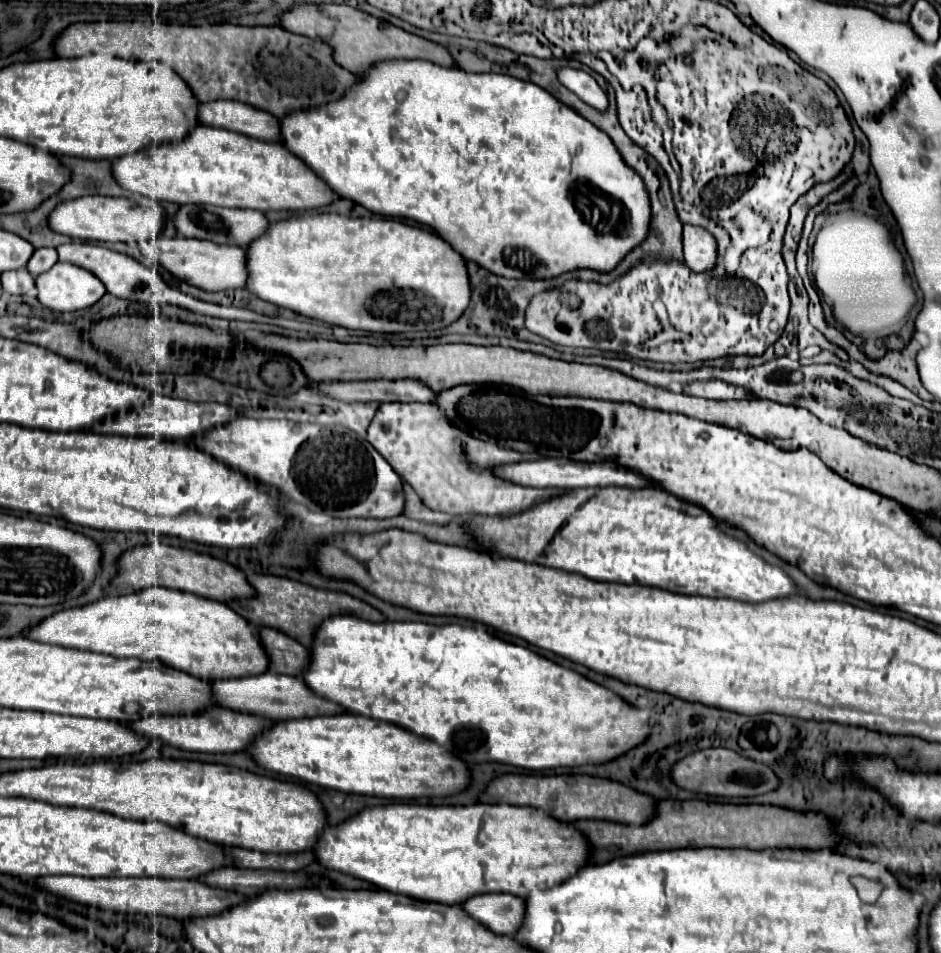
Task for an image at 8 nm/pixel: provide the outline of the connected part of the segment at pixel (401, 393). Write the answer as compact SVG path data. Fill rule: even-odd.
M396 379L396 381L338 381L338 383L320 383L318 389L322 393L328 393L330 397L340 397L342 401L422 401L422 403L432 403L438 393L432 391L426 383L418 381L418 379Z

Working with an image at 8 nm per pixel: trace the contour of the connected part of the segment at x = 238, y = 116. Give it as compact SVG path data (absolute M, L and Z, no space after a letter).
M208 101L198 103L198 121L202 125L236 131L262 141L278 141L278 119L262 109L240 101Z

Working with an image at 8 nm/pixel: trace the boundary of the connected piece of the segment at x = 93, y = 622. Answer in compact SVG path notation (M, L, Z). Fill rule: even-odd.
M148 587L130 595L102 597L82 607L62 609L40 623L30 625L24 631L24 637L122 659L158 659L164 665L200 679L248 677L268 669L260 645L256 645L256 637L252 637L252 623L224 603L166 587Z

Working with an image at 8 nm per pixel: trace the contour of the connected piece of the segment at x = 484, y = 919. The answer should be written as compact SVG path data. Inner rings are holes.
M510 893L474 895L460 903L460 907L496 935L514 935L524 913L522 897Z

